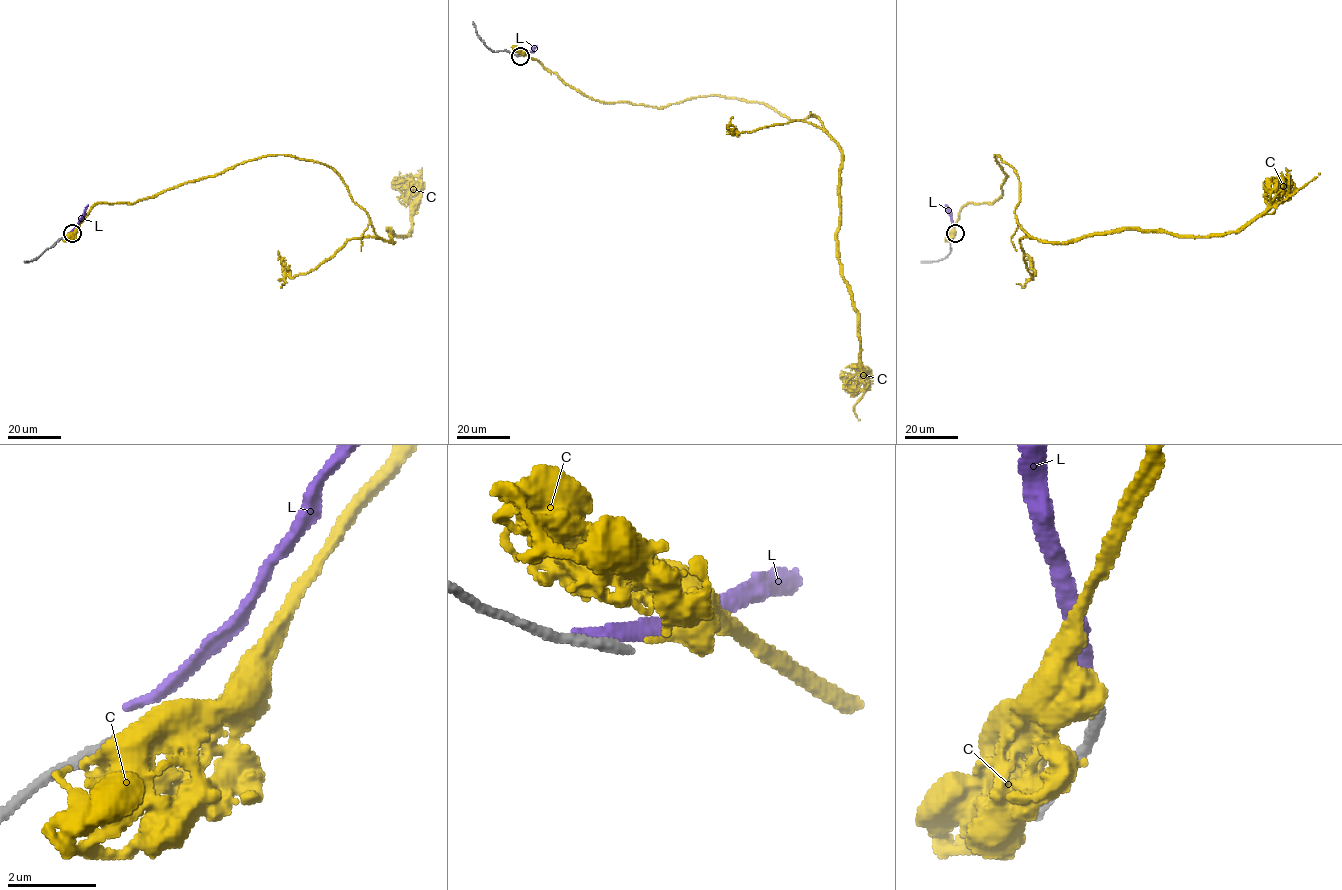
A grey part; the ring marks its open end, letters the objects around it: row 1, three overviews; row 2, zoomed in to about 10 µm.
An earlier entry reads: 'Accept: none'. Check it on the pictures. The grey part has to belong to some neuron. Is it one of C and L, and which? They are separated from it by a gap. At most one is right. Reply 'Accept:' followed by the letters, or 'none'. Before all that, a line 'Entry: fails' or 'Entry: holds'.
Entry: holds
Accept: none

